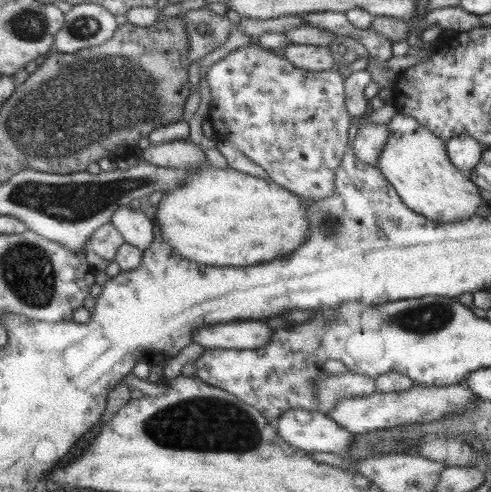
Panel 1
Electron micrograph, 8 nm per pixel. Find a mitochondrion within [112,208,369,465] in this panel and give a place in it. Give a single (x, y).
(203, 423)

